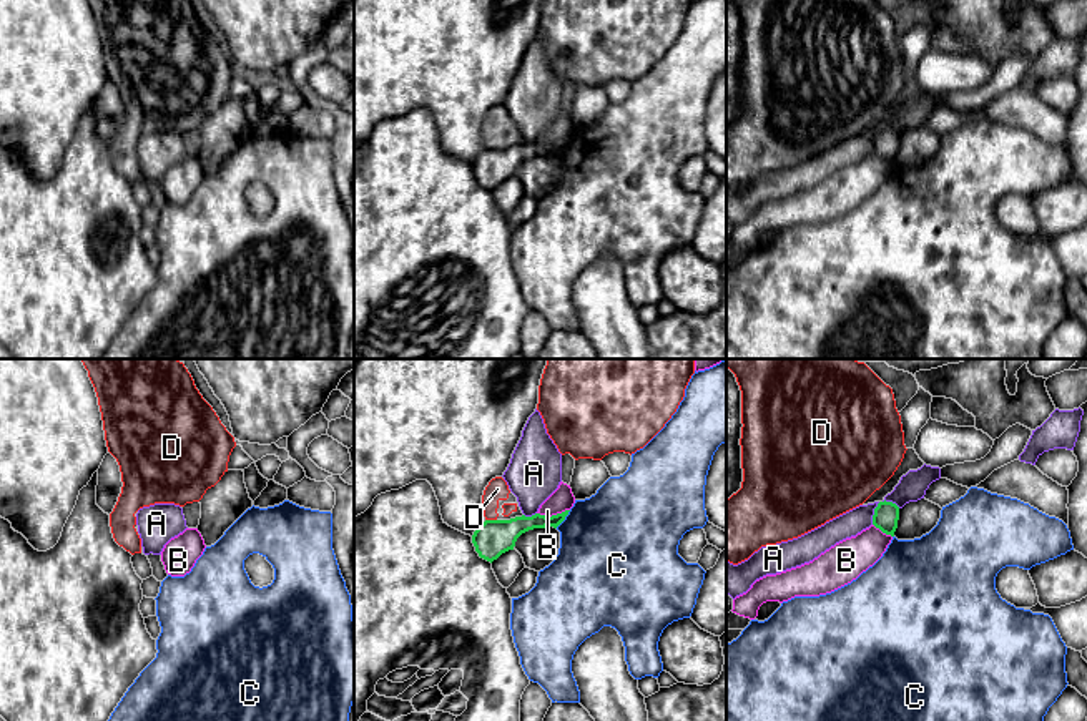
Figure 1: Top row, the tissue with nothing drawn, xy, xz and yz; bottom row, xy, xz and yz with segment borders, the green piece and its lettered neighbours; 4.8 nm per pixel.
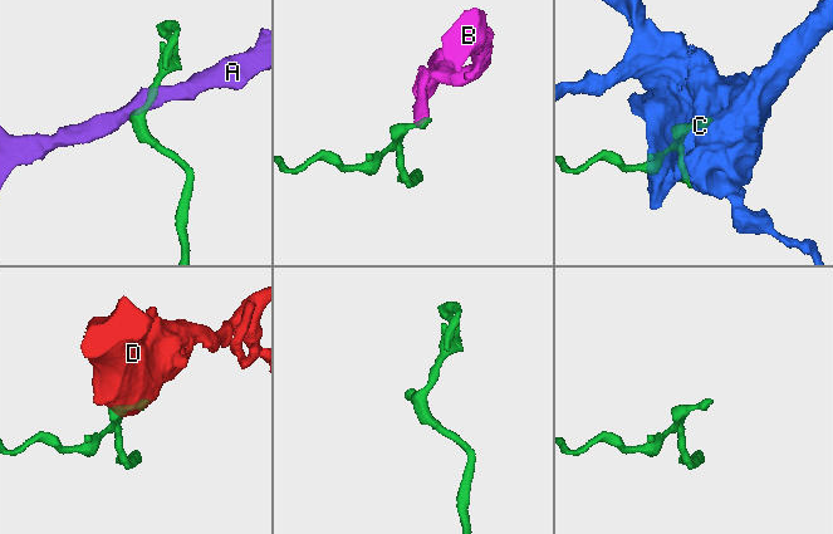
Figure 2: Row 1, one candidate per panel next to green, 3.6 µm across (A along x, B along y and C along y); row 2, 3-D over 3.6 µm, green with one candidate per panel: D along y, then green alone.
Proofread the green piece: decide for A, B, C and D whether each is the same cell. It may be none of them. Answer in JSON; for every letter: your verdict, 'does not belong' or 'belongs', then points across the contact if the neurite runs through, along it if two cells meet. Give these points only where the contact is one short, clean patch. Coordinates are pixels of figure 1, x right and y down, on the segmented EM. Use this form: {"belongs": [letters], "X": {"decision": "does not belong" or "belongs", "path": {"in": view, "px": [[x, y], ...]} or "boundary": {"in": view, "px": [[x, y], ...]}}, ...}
{"belongs": [], "A": {"decision": "does not belong", "boundary": {"in": "yz", "px": [[880, 502], [871, 524]]}}, "B": {"decision": "does not belong", "boundary": {"in": "xz", "px": [[569, 509], [550, 515], [537, 514]]}}, "C": {"decision": "does not belong"}, "D": {"decision": "does not belong", "boundary": {"in": "xz", "px": [[486, 519], [496, 520]]}}}

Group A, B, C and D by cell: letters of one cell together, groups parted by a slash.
A / B / C / D

